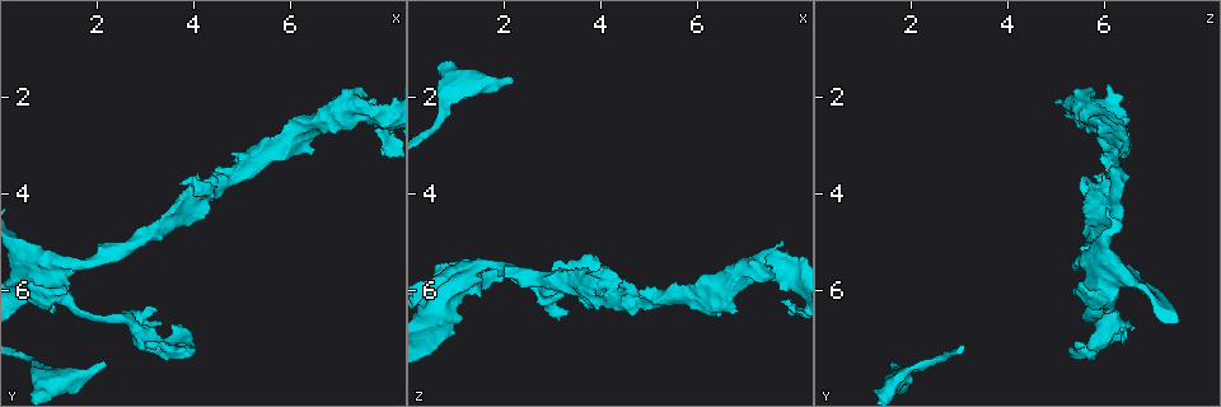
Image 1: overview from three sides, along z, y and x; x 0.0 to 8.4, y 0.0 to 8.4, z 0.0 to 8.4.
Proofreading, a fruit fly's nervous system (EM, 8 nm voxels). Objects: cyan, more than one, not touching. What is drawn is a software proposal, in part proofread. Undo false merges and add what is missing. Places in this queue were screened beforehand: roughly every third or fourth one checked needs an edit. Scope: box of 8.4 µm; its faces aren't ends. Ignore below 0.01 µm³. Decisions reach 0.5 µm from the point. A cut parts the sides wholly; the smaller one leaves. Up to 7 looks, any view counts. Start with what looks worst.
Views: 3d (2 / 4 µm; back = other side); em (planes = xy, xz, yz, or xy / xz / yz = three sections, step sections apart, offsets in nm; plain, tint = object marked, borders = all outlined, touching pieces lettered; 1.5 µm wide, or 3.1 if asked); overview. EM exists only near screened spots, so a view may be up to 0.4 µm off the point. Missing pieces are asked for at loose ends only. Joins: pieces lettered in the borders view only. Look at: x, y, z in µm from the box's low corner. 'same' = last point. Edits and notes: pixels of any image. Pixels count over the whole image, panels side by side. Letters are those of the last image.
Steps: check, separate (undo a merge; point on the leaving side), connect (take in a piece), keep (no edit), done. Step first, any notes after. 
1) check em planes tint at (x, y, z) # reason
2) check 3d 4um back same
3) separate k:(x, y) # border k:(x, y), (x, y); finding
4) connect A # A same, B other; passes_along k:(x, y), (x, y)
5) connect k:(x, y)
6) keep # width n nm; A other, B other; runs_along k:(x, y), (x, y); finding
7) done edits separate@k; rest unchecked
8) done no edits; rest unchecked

check em xy step 4 tint at (4.20, 3.95, 6.10) # arms run side by side

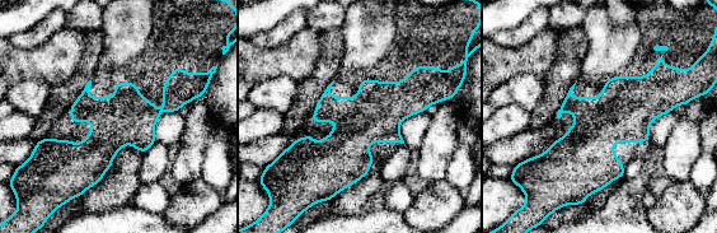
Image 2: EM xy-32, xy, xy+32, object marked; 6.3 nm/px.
check em xy step 4 borders same # see the neighbours

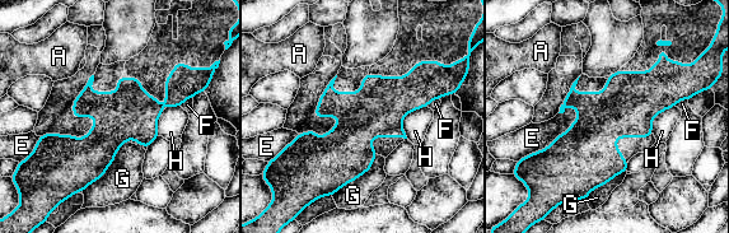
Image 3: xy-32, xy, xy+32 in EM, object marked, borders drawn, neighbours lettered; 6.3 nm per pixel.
keep # A other, E other, F other, G other, H other; runs_along 3:(437, 94), (294, 145); one neuron here

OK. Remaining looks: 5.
check em xy step 8 tint at (1.15, 7.90, 1.60) # sudden change in width

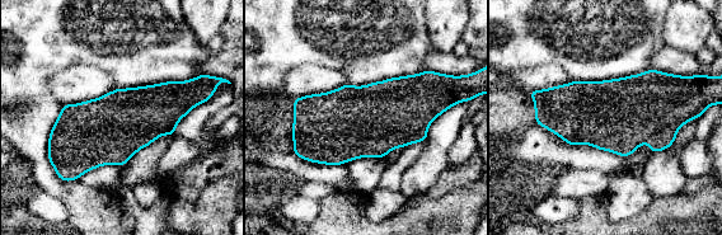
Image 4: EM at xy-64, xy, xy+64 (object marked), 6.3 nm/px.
check em xz step 8 tint same

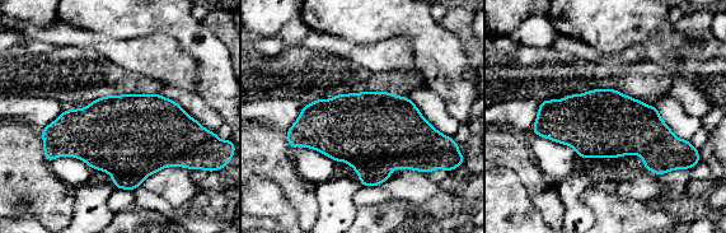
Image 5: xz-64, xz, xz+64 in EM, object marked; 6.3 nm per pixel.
check em xz step 8 borders same

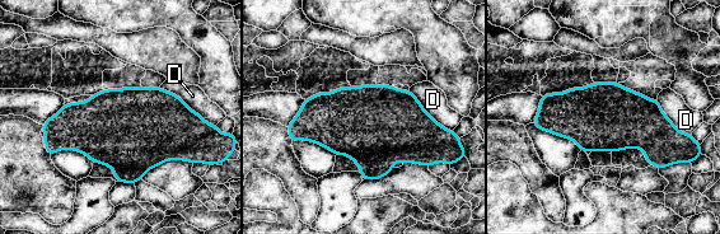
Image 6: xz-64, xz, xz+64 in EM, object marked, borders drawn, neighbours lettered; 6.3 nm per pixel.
keep # D other; border 6:(160, 87), (178, 96), (207, 122); all the same neuron

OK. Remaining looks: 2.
done no edits; rest unchecked

